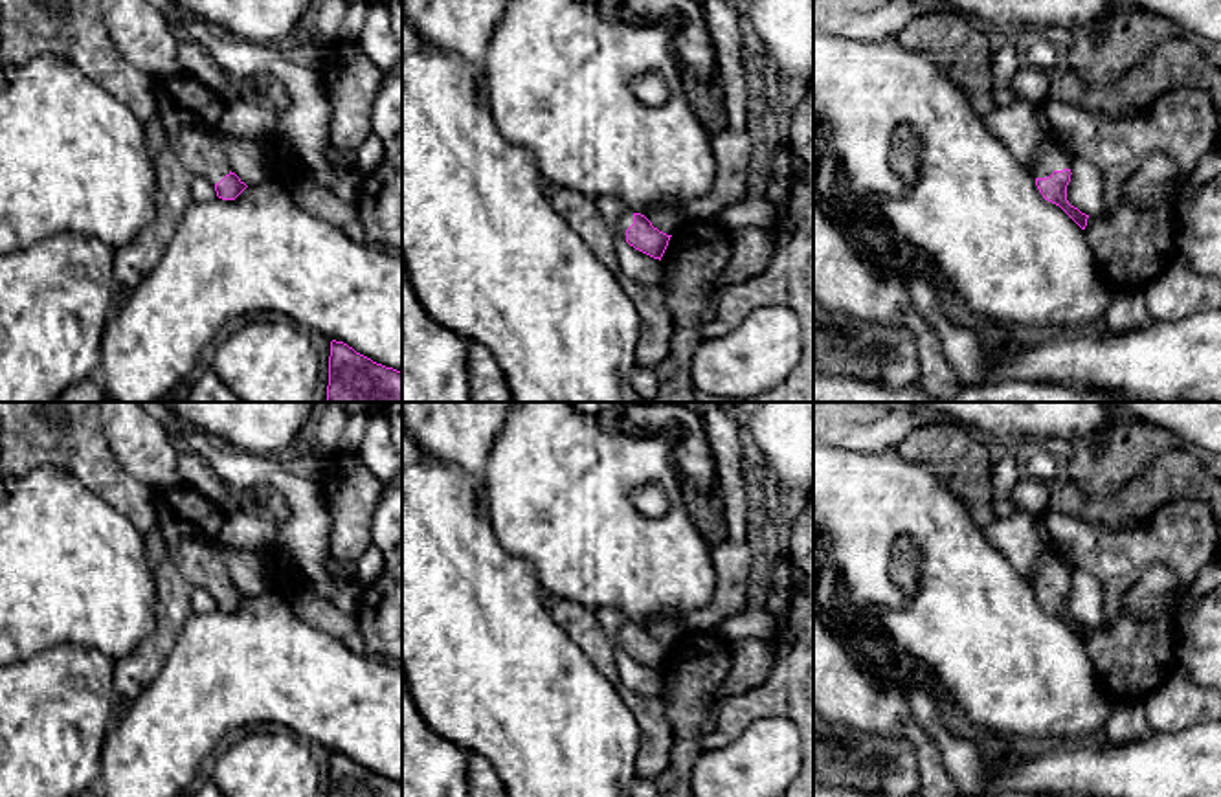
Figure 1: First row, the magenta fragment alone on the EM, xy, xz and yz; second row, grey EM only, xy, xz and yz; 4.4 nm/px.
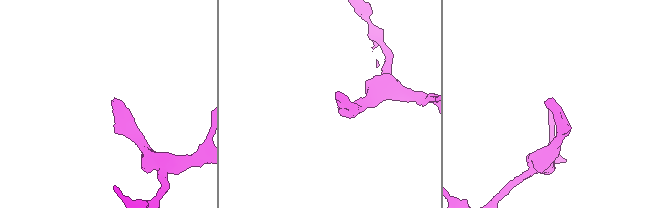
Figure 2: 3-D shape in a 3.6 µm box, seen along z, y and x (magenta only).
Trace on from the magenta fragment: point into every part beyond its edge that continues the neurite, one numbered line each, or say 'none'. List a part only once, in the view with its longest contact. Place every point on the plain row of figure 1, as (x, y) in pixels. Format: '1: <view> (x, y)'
1: yz (1049, 568)

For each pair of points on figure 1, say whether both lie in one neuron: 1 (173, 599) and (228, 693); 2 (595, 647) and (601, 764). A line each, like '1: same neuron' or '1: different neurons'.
1: different neurons
2: different neurons

